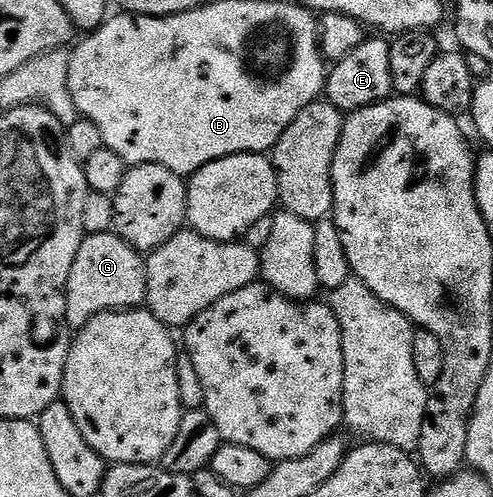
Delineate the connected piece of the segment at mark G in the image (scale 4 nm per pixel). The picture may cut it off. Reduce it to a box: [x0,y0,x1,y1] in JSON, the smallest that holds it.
[66,230,148,329]

